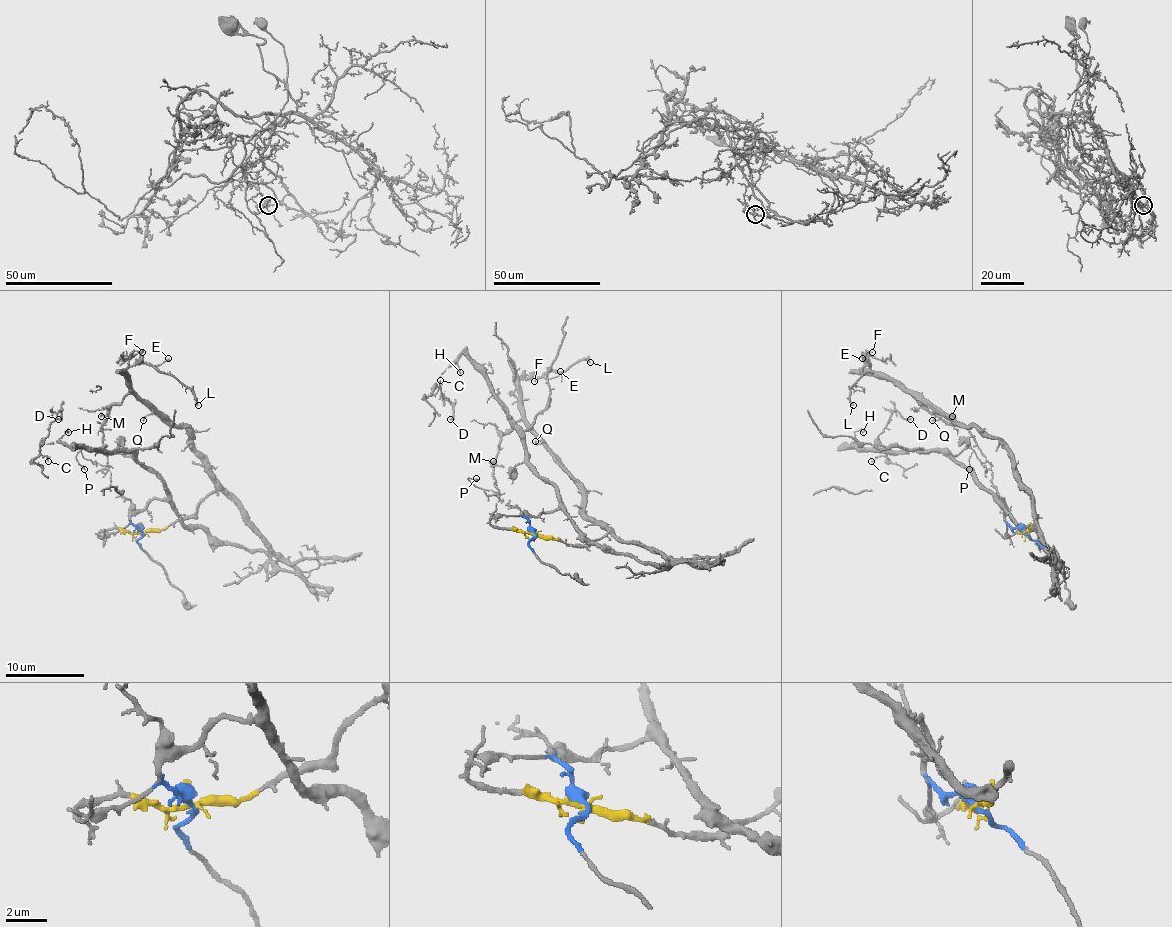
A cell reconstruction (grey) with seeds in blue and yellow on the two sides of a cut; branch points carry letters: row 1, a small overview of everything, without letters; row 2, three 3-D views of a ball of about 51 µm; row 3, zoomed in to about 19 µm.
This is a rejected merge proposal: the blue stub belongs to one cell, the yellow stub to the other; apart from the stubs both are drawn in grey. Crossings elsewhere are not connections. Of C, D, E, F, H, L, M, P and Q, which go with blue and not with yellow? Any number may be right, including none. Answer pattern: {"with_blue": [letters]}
{"with_blue": ["C", "D", "H"]}

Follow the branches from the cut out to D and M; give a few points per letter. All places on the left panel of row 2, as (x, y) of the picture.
D: (143, 532), (130, 519), (153, 499), (167, 497), (167, 487), (132, 452), (43, 444), (59, 411), (57, 419)
M: (143, 532), (194, 513), (214, 489), (208, 460), (182, 427), (130, 393), (104, 423), (100, 417)

